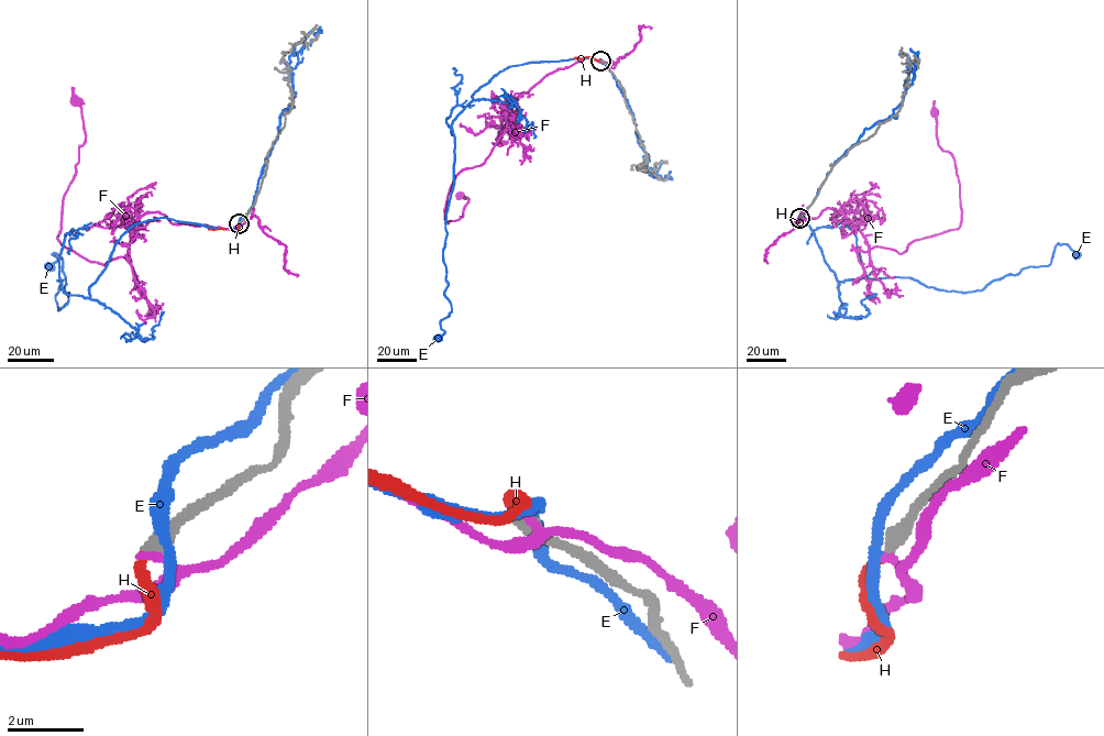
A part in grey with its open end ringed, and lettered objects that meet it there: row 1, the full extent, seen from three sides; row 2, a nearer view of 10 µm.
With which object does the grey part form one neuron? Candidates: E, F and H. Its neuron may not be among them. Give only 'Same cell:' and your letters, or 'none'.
Same cell: H

